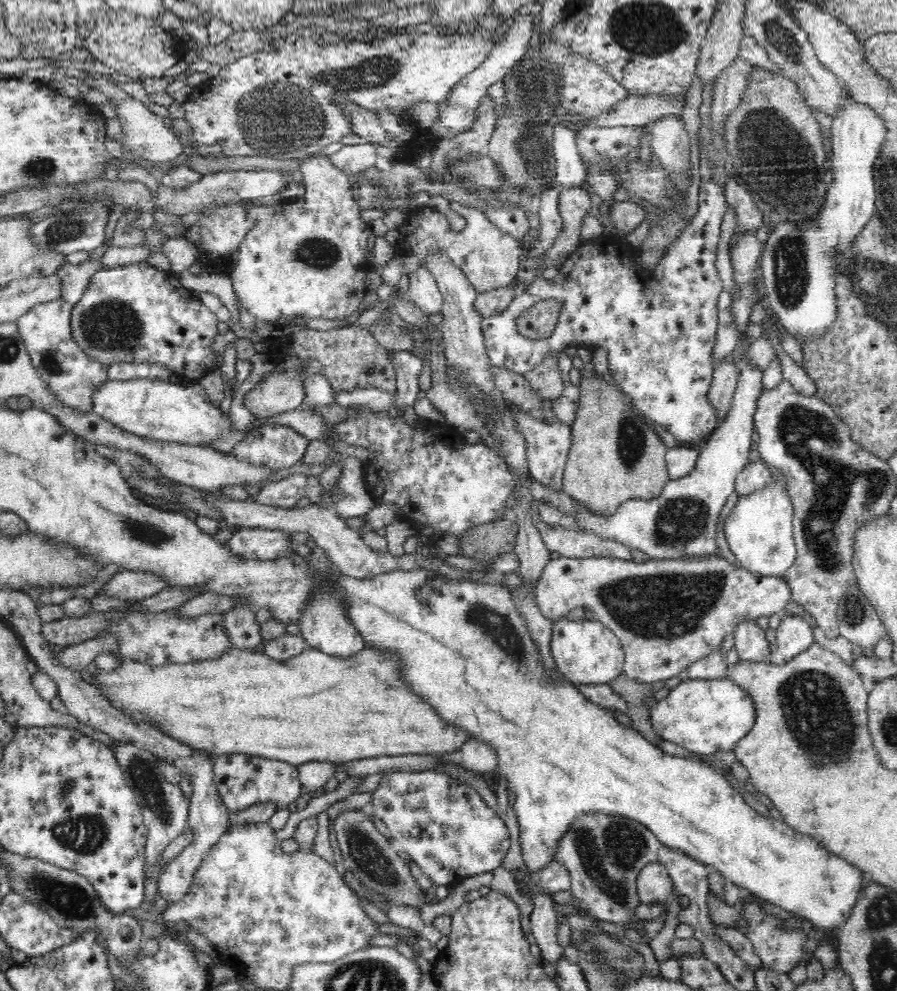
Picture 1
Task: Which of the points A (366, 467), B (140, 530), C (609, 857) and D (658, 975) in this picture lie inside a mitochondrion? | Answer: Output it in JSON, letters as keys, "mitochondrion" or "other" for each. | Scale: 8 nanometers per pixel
{"A":"other","B":"mitochondrion","C":"mitochondrion","D":"other"}

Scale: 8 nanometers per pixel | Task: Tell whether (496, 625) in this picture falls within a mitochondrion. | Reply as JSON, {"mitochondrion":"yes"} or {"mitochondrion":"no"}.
{"mitochondrion":"yes"}

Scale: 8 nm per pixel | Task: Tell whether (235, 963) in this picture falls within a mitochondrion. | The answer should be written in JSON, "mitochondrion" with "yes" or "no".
{"mitochondrion":"no"}

